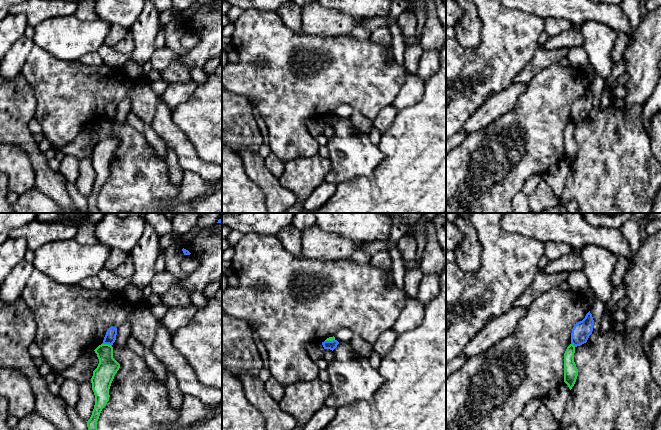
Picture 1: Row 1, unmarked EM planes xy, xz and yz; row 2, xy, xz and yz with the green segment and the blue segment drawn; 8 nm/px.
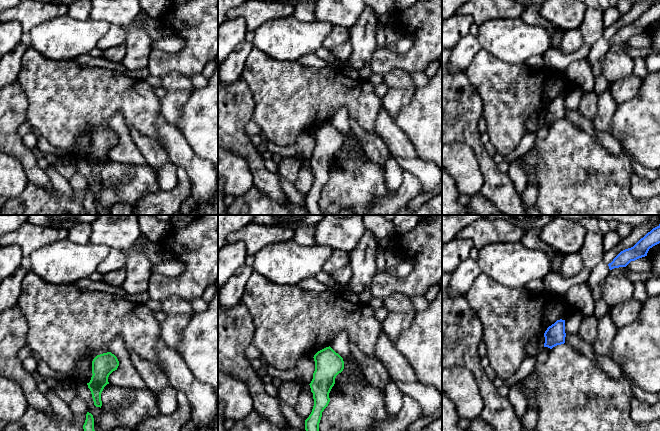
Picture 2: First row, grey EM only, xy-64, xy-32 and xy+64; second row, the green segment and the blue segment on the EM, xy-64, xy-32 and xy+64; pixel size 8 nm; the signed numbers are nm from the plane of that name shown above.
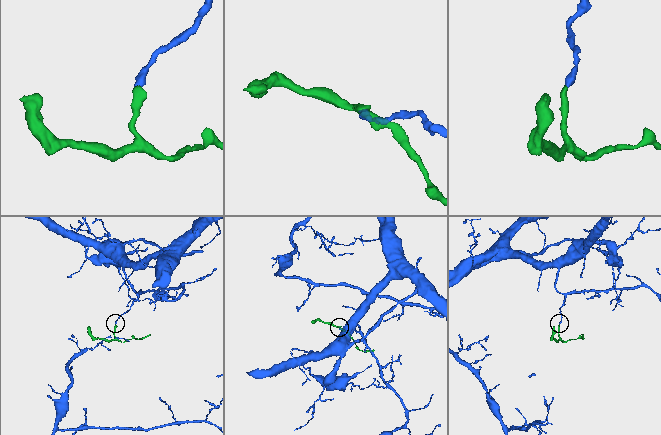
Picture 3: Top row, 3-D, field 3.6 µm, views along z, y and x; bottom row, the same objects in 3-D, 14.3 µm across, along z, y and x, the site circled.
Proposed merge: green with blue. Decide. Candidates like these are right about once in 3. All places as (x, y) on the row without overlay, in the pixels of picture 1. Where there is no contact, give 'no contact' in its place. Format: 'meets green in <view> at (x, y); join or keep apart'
meets green in xy at (107, 120); keep apart

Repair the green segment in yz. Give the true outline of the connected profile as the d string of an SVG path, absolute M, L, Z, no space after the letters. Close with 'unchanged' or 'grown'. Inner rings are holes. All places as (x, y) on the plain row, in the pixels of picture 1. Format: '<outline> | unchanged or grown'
M570 120L564 129L564 158L570 166L574 162L578 152L578 145L574 138L574 129L575 122L573 120Z | unchanged

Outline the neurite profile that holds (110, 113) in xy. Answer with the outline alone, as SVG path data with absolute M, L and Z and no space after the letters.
M111 102L107 106L102 120L109 120L109 121L112 122L113 119L115 118L115 116L116 116L116 111L117 111L117 104Z

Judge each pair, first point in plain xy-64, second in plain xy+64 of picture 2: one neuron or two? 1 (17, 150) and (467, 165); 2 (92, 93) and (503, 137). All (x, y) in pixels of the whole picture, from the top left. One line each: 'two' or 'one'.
1: two
2: one

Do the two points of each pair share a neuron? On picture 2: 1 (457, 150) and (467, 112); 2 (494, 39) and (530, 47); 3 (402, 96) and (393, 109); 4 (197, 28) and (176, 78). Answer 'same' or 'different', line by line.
1: different
2: same
3: same
4: different

